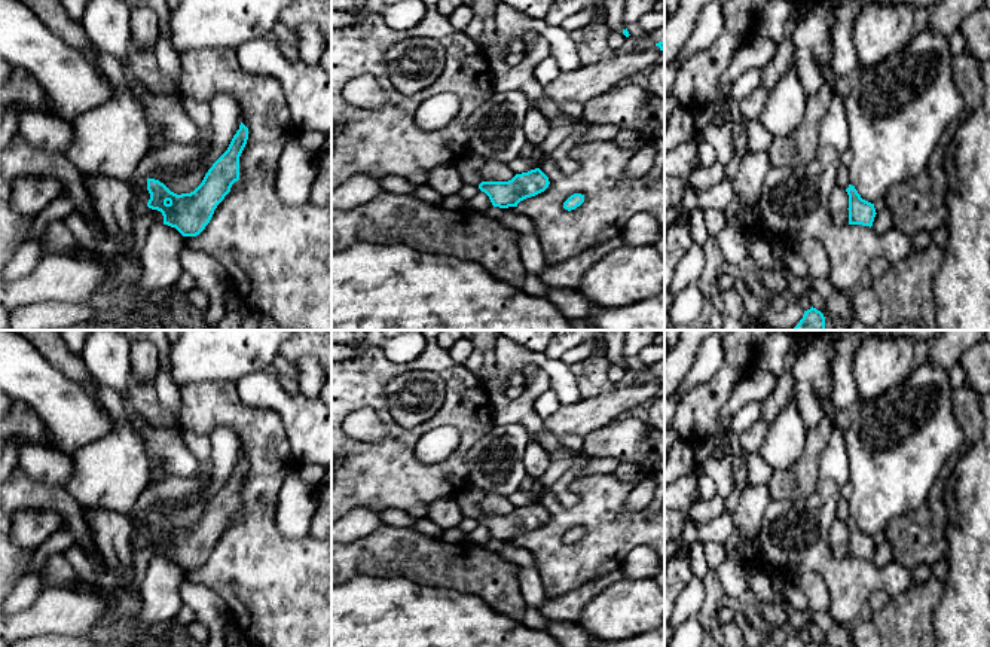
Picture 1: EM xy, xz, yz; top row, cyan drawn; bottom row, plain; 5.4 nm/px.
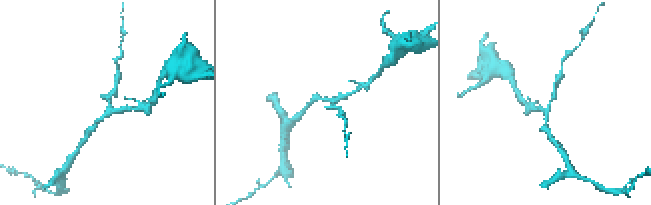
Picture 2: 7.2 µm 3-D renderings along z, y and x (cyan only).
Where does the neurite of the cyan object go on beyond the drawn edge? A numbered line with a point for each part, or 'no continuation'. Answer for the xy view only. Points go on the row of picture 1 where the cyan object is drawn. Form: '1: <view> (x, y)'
no continuation

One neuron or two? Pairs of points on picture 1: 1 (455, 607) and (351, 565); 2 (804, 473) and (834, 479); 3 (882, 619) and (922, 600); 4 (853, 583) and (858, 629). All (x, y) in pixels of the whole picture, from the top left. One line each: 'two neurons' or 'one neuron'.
1: two neurons
2: two neurons
3: one neuron
4: two neurons

